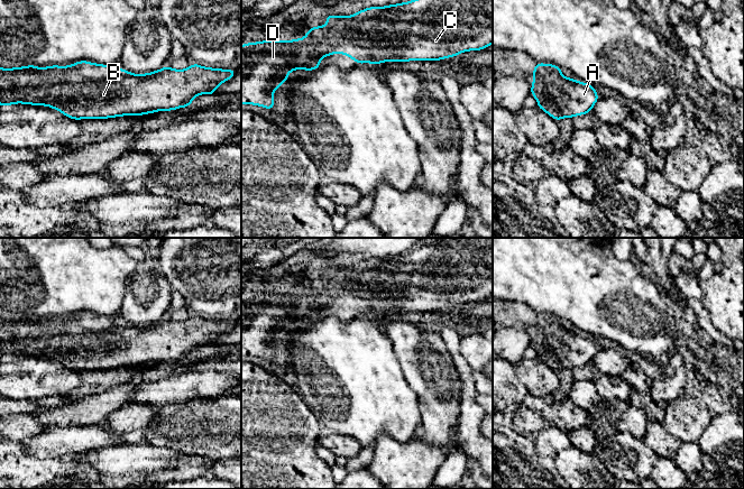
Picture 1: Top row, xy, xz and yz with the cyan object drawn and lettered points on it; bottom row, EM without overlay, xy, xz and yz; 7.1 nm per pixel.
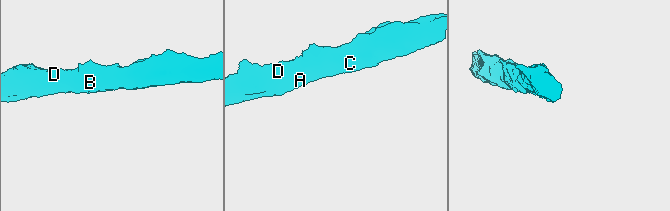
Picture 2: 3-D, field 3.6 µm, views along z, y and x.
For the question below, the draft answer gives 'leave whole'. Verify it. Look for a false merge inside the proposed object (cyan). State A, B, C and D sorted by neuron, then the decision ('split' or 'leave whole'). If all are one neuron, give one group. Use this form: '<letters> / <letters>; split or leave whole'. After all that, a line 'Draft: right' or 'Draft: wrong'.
A B C D; leave whole
Draft: right

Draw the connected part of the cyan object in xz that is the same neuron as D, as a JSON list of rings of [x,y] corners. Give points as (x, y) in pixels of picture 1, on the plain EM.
[[[440,238],[440,240],[432,246],[424,246],[412,252],[402,253],[397,256],[389,256],[384,258],[369,258],[358,262],[351,267],[334,267],[327,266],[327,276],[311,278],[304,289],[297,289],[293,292],[261,292],[257,294],[242,294],[241,297],[241,356],[252,356],[266,359],[273,362],[274,359],[274,348],[273,343],[279,340],[281,336],[287,333],[287,326],[294,321],[305,321],[314,322],[320,319],[321,310],[324,307],[330,307],[337,304],[341,304],[357,315],[370,314],[378,316],[379,314],[395,312],[398,314],[408,312],[441,312],[448,308],[458,307],[460,304],[476,302],[479,303],[493,295],[493,238]]]

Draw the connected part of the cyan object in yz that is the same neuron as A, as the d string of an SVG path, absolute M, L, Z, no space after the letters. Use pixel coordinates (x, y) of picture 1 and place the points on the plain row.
M536 314L532 329L530 345L557 372L589 365L599 350L594 336L563 327L554 315Z

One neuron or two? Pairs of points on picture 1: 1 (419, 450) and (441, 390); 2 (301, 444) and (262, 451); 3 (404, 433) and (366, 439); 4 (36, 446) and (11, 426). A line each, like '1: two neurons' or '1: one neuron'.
1: two neurons
2: one neuron
3: one neuron
4: two neurons

